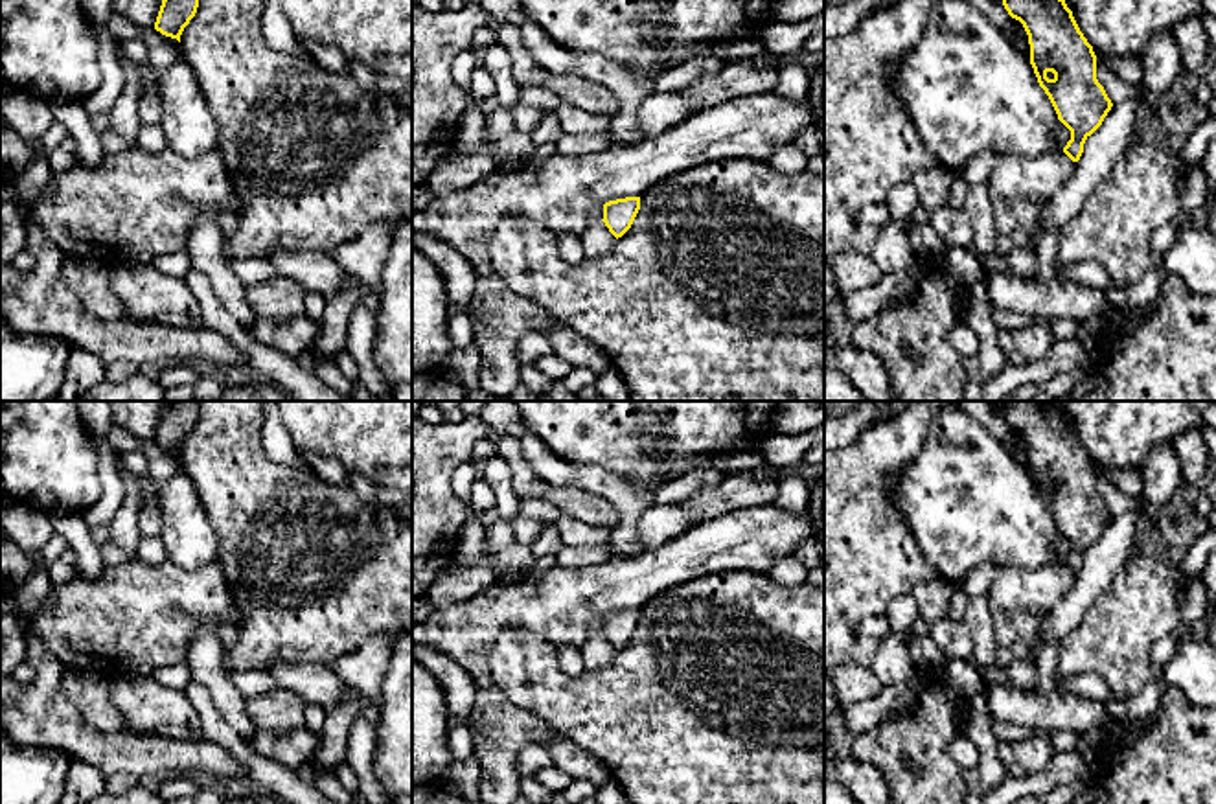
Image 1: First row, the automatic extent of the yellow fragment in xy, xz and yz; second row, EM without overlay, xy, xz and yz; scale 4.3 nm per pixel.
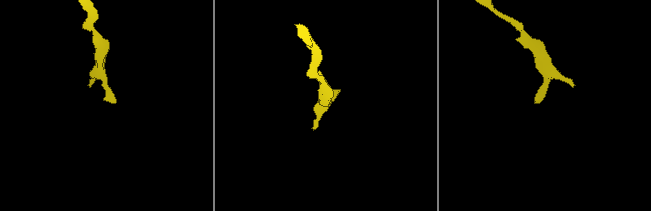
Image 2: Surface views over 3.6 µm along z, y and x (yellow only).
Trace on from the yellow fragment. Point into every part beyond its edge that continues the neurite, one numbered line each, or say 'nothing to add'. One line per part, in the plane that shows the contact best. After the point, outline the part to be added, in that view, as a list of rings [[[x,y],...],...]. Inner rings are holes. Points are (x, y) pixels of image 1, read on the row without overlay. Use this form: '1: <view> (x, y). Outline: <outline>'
nothing to add

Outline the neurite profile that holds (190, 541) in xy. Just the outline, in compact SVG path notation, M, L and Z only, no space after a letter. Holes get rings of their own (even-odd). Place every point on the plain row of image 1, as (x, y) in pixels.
M182 469L160 488L158 506L162 515L160 539L167 561L186 570L217 561L217 532L212 528L195 486Z

